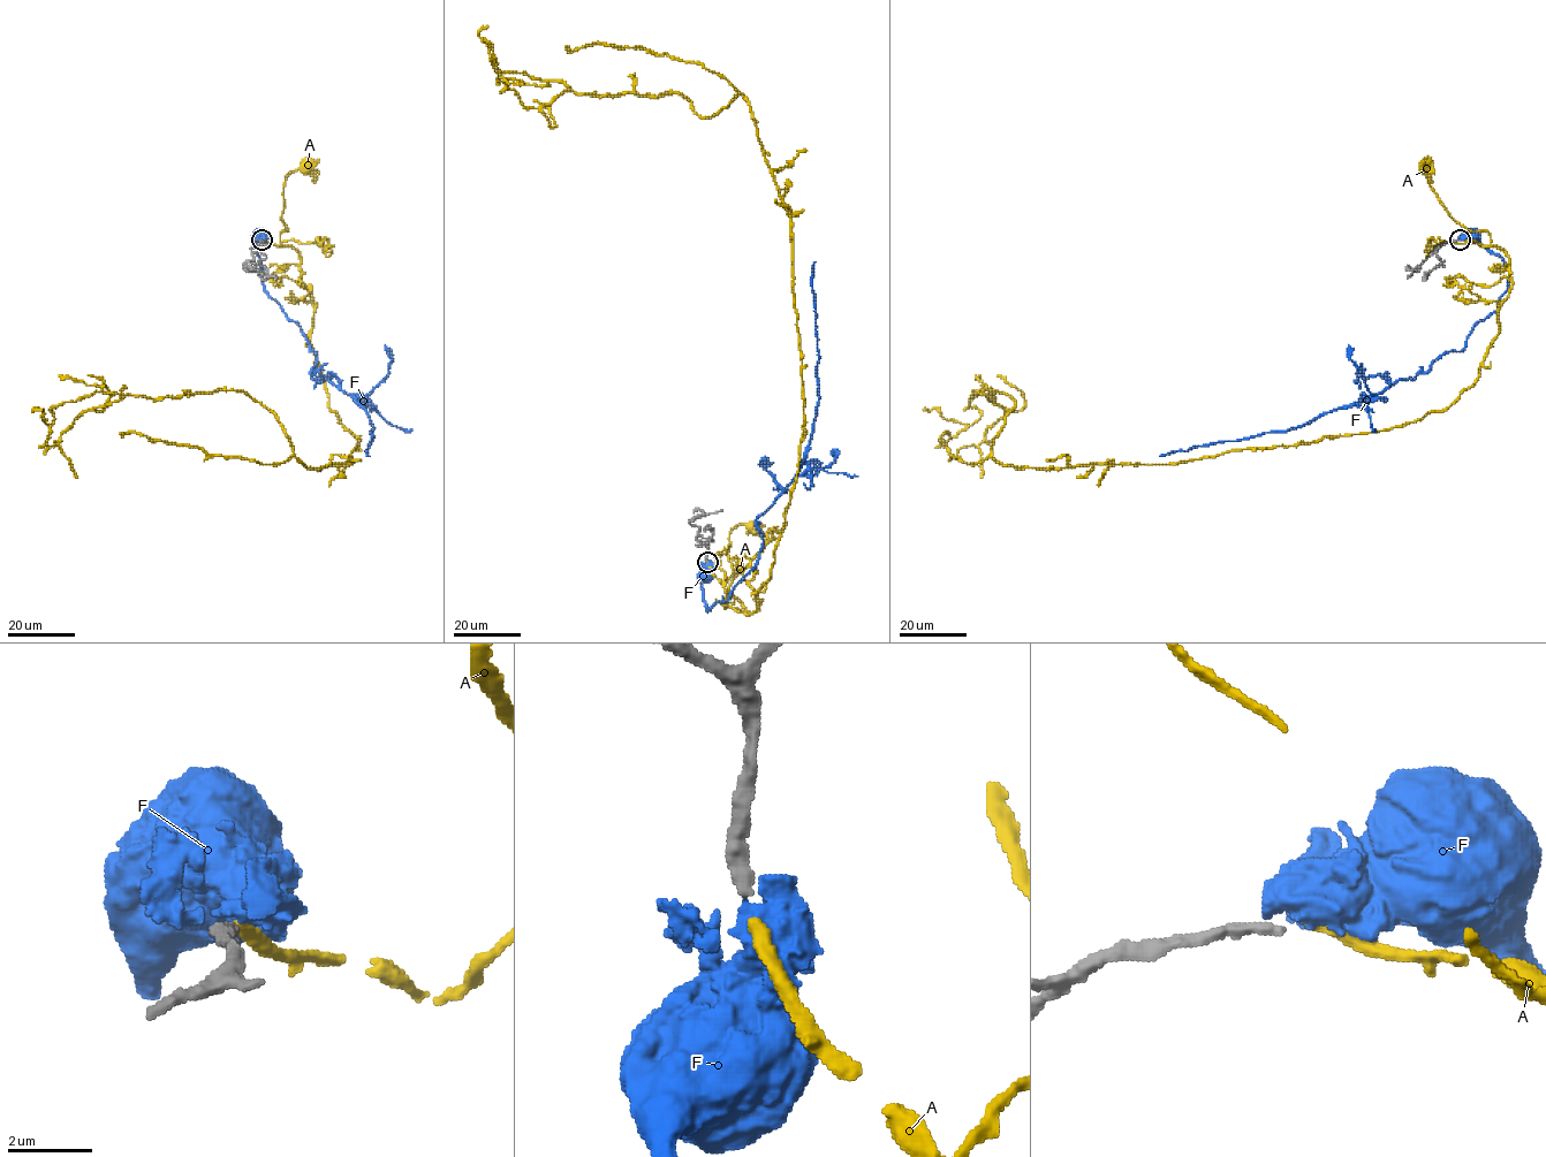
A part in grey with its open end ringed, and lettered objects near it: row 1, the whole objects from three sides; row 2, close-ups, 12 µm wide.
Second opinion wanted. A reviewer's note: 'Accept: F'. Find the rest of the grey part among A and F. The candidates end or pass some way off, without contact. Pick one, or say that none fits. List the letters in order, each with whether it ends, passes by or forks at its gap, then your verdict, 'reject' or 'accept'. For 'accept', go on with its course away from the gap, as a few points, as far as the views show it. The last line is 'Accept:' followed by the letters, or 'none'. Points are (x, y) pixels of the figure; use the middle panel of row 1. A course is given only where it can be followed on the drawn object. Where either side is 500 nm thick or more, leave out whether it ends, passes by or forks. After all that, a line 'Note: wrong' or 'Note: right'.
A: it ends there; accept; it runs (707, 564), (726, 593), (733, 578), (728, 554), (729, 532), (740, 524), (751, 526)
F: reject
Accept: A
Note: wrong

